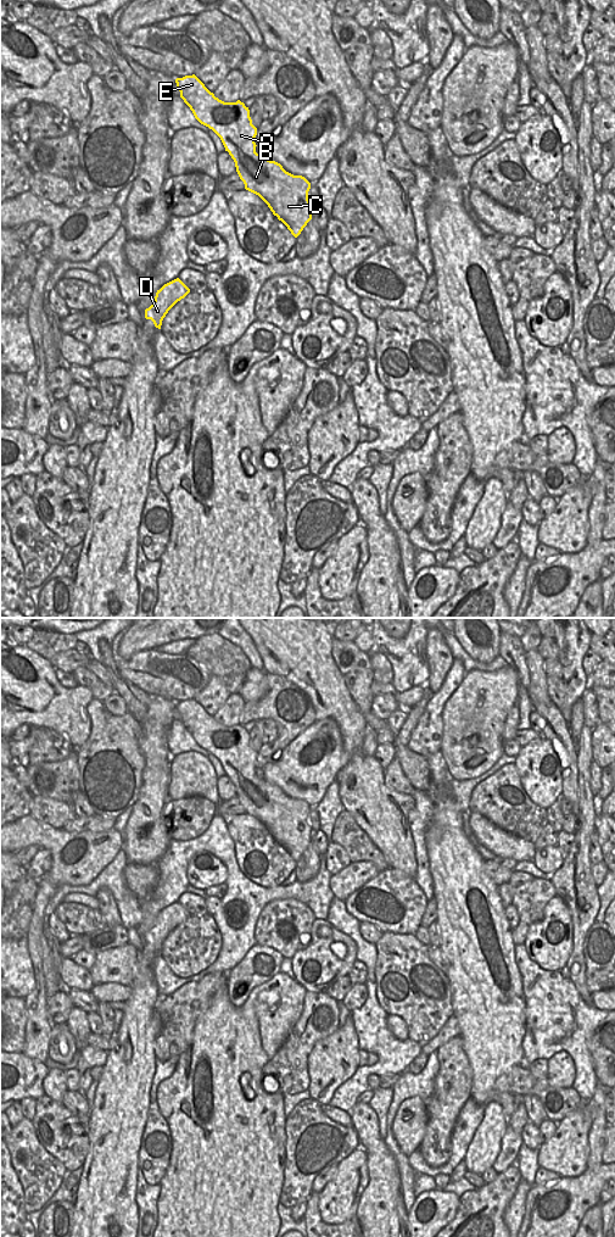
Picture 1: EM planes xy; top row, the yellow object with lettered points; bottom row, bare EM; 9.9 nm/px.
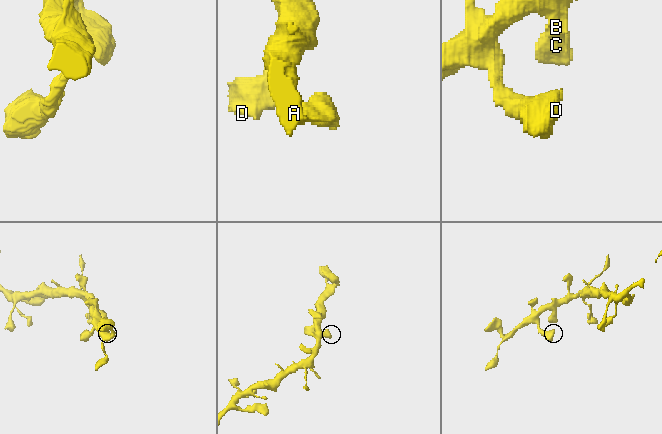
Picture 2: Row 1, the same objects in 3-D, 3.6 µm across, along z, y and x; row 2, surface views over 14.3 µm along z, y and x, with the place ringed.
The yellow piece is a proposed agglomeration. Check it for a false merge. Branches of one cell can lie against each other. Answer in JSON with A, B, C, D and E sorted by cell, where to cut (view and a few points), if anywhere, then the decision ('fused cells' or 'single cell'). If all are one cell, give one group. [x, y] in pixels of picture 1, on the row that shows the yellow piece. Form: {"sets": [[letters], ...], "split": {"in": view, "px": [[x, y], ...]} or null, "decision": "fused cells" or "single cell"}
{"sets": [["A", "B", "C", "D", "E"]], "split": null, "decision": "single cell"}

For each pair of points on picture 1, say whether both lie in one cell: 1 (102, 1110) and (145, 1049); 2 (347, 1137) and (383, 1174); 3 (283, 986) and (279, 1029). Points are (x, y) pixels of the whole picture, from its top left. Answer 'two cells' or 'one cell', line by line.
1: one cell
2: two cells
3: one cell

